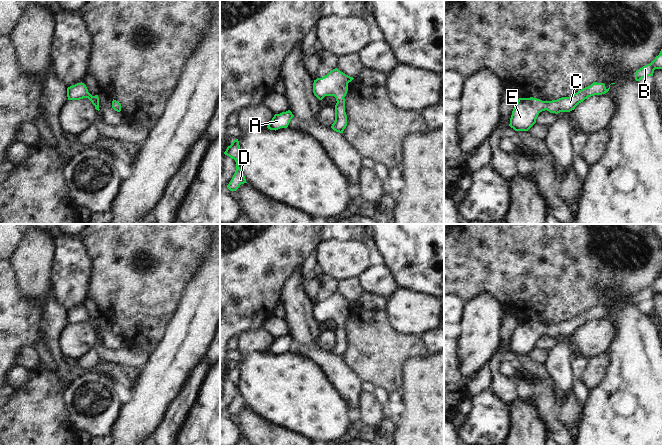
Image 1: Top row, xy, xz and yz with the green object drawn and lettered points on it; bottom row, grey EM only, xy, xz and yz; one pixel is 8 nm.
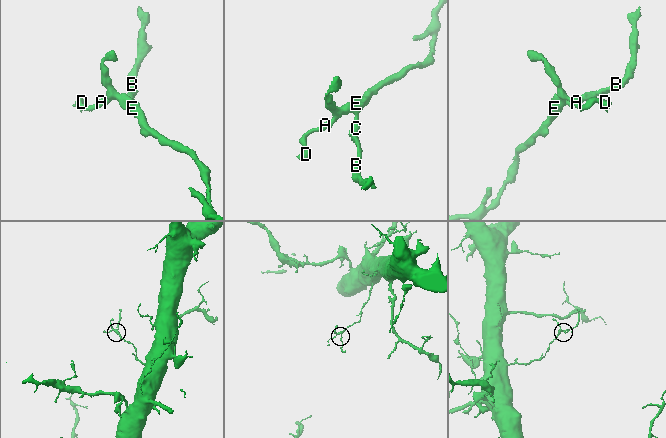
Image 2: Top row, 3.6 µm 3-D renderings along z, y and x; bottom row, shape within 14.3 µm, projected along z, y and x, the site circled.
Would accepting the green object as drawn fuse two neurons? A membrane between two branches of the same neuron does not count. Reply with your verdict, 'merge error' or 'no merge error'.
no merge error

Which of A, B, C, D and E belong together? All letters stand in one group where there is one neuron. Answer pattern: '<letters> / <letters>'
A B C D E

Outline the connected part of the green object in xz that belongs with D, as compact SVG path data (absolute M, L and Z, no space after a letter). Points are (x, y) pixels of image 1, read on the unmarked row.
M238 363L233 364L232 368L227 371L226 375L224 376L225 379L229 380L230 382L234 383L236 386L236 394L235 397L227 409L227 412L230 415L236 415L241 408L247 407L245 400L242 394L239 391L238 383L239 383L239 376L240 376L240 369Z

